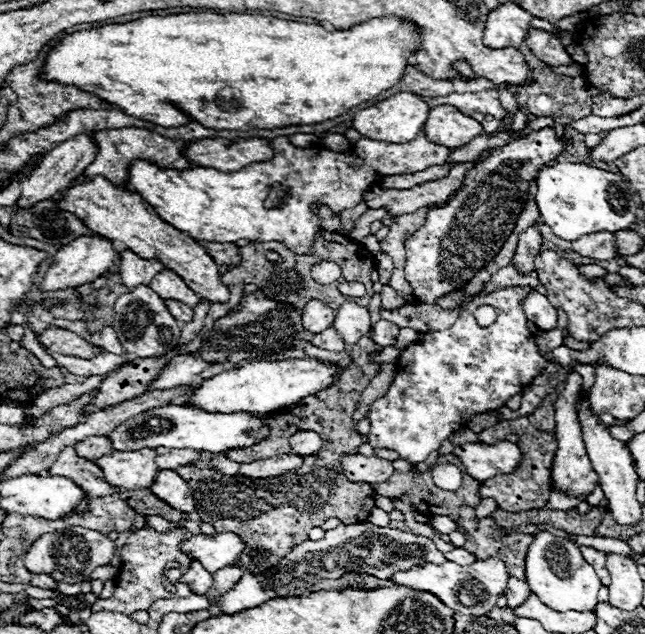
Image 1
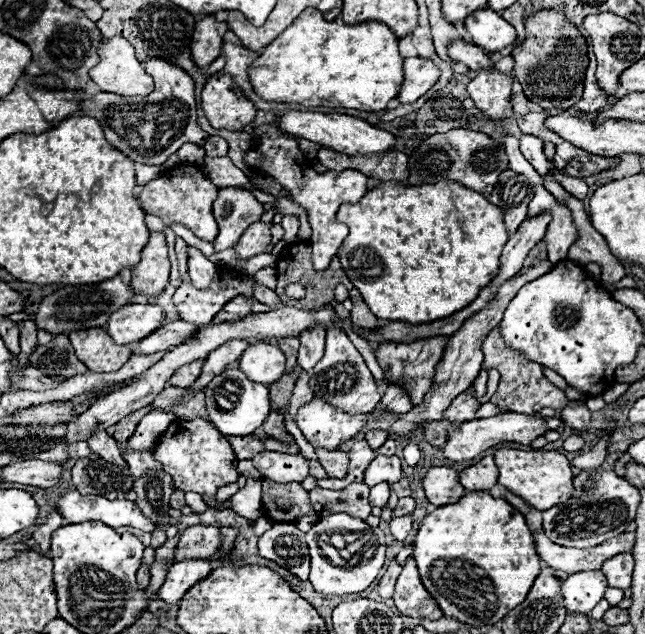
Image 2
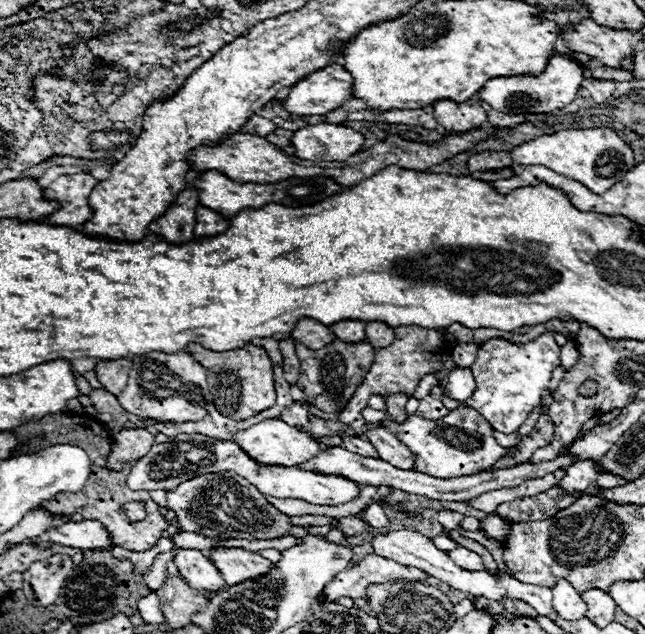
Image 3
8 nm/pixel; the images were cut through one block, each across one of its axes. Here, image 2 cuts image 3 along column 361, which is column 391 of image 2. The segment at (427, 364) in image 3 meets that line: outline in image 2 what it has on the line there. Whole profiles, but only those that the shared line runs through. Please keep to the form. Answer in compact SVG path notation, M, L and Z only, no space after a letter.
M390 384L386 394L382 396L382 406L392 412L392 414L406 414L408 410L412 410L412 402L410 398L404 394L404 390L396 384Z

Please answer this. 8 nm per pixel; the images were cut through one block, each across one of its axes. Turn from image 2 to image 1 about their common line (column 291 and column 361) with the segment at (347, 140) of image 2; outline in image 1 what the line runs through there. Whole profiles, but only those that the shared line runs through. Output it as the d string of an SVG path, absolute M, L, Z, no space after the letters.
M402 92L402 94L394 94L394 96L378 102L372 108L358 112L352 120L352 128L356 128L362 136L366 136L370 140L404 144L404 142L410 142L416 138L416 134L422 130L426 118L428 118L428 112L430 112L430 108L422 96L418 96L414 92Z

